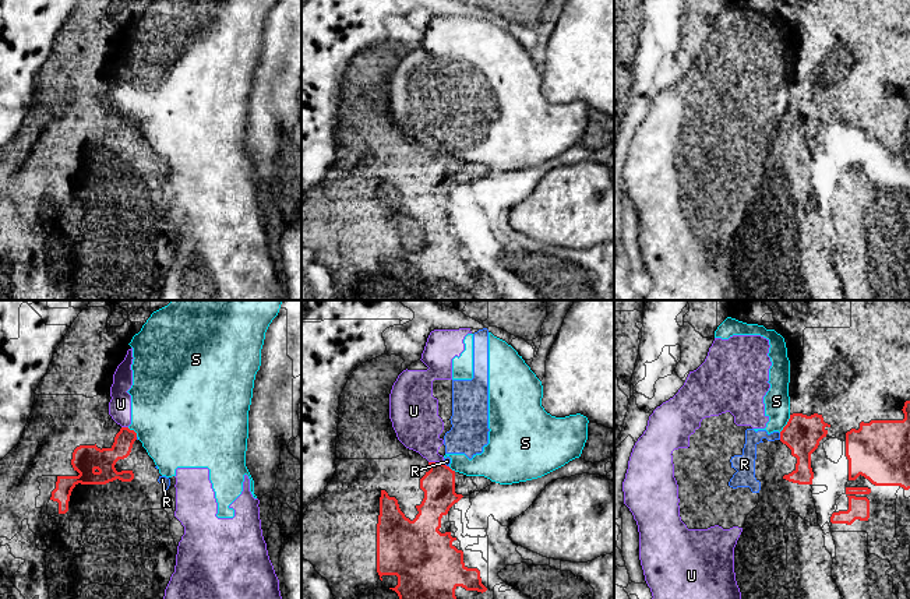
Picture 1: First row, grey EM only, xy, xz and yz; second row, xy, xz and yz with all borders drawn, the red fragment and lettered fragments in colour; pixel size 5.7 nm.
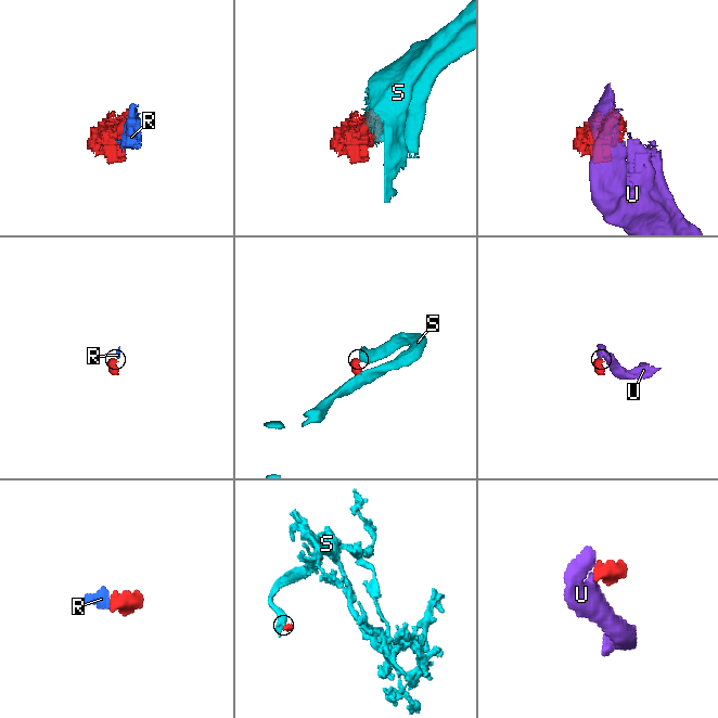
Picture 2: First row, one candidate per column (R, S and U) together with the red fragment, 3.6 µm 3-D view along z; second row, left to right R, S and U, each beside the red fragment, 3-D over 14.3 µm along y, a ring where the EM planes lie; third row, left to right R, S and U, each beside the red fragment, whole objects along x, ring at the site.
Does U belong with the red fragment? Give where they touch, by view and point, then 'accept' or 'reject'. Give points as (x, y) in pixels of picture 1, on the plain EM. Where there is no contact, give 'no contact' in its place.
xz (434, 150) | reject

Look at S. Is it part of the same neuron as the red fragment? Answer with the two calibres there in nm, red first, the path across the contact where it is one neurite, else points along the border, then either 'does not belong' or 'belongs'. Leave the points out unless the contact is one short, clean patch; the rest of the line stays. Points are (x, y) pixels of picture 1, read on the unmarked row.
220 nm thick on the red side, 150 nm on the other; border along yz (790, 102), (779, 119); does not belong

